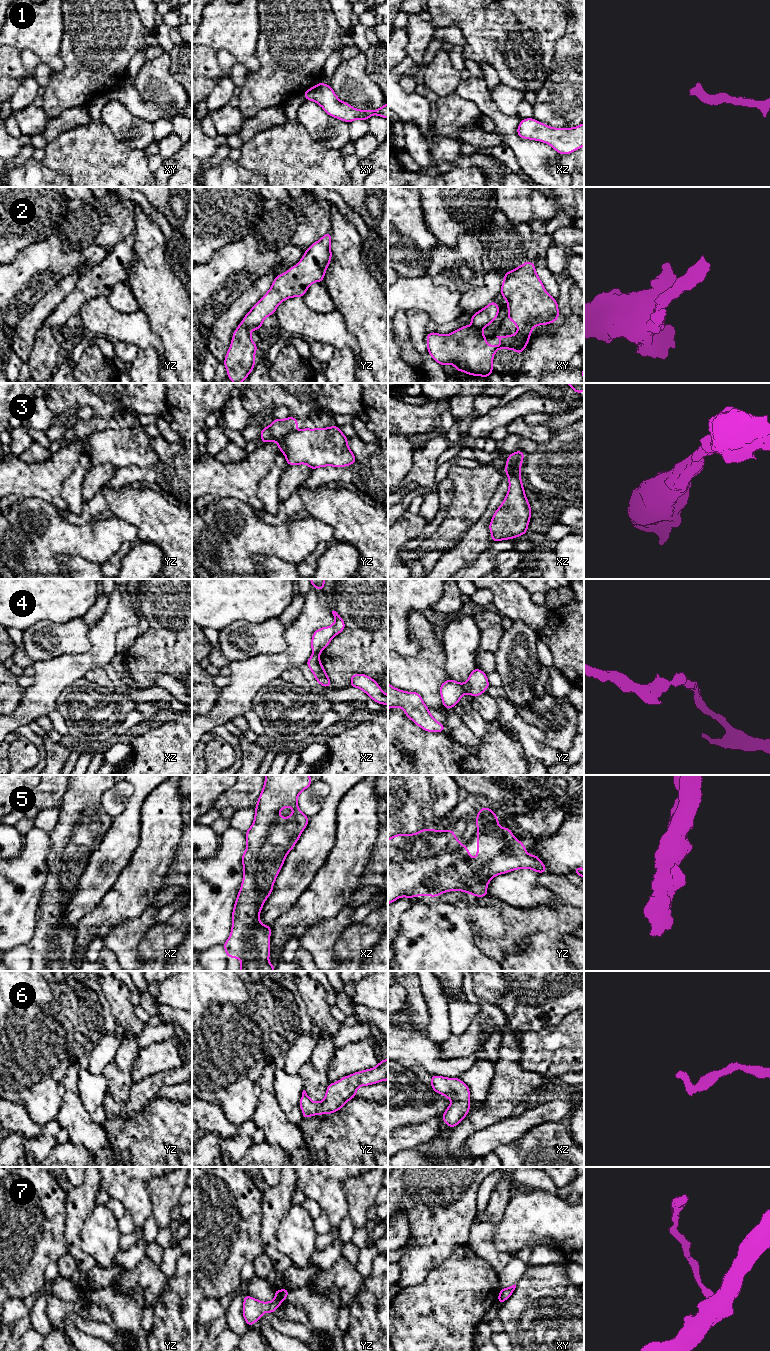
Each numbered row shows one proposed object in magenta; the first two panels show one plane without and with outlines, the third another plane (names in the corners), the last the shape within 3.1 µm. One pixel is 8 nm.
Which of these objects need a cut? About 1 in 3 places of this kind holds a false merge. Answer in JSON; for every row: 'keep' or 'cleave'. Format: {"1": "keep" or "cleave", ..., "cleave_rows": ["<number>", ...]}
{"1": "keep", "2": "cleave", "3": "cleave", "4": "cleave", "5": "keep", "6": "keep", "7": "cleave", "cleave_rows": ["2", "3", "4", "7"]}

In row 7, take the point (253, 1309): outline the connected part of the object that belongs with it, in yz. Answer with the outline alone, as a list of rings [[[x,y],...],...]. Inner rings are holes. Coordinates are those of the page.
[[[244,1294],[243,1317],[248,1326],[252,1326],[257,1320],[261,1319],[264,1312],[274,1313],[280,1305],[281,1301],[279,1299],[261,1302]]]

